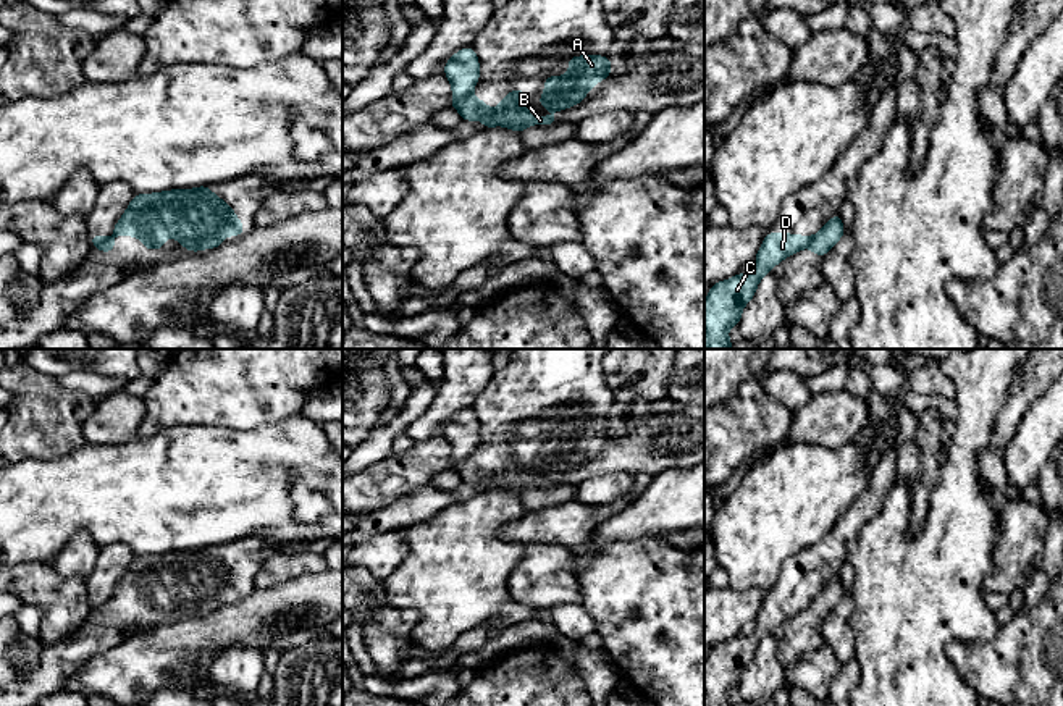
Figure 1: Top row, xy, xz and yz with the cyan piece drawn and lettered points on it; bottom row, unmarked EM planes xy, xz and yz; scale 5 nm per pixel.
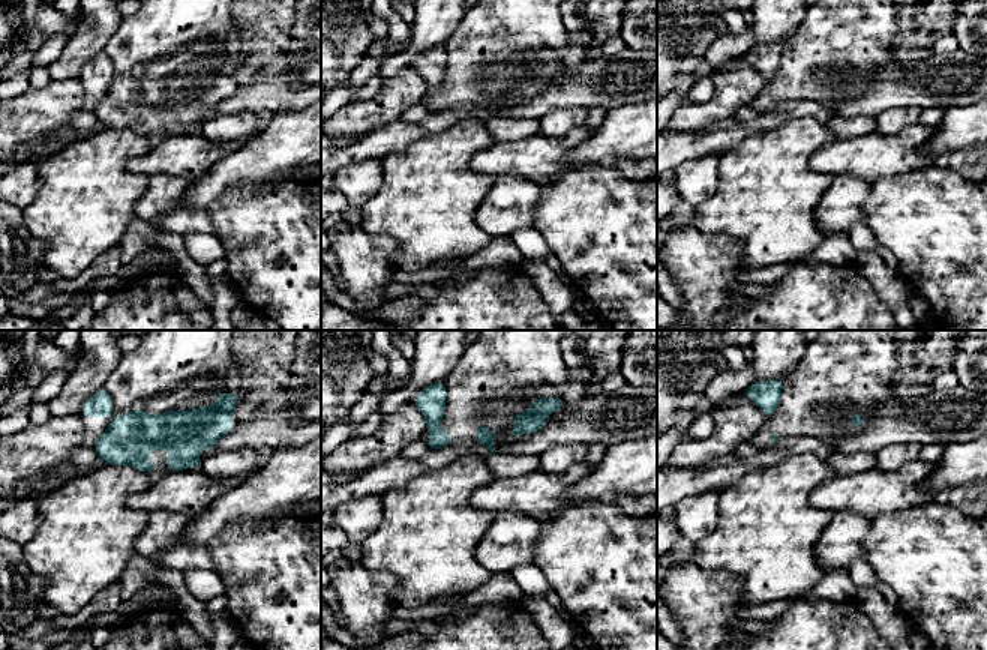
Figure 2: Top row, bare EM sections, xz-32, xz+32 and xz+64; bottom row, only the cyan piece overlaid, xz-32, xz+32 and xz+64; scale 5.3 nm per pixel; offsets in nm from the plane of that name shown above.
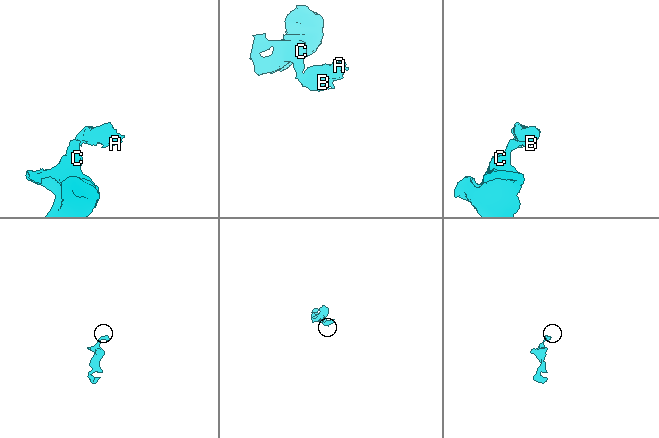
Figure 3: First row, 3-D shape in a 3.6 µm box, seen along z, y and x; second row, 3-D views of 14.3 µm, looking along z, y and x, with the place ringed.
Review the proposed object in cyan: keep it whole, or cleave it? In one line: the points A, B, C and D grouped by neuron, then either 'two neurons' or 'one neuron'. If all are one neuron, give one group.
A B / C D | two neurons

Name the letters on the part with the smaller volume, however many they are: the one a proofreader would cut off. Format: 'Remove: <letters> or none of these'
Remove: A, B

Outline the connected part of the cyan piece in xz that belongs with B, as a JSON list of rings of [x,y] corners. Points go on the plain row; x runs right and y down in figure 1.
[[[603,417],[569,418],[567,438],[544,439],[546,452],[536,467],[551,470],[549,478],[528,478],[527,456],[515,449],[501,460],[498,470],[488,470],[483,462],[470,456],[459,464],[457,473],[465,483],[481,481],[483,490],[506,488],[520,496],[527,488],[551,486],[557,472],[569,472],[570,467],[585,462],[586,452],[595,451],[599,438],[604,448],[612,428],[614,425]]]

